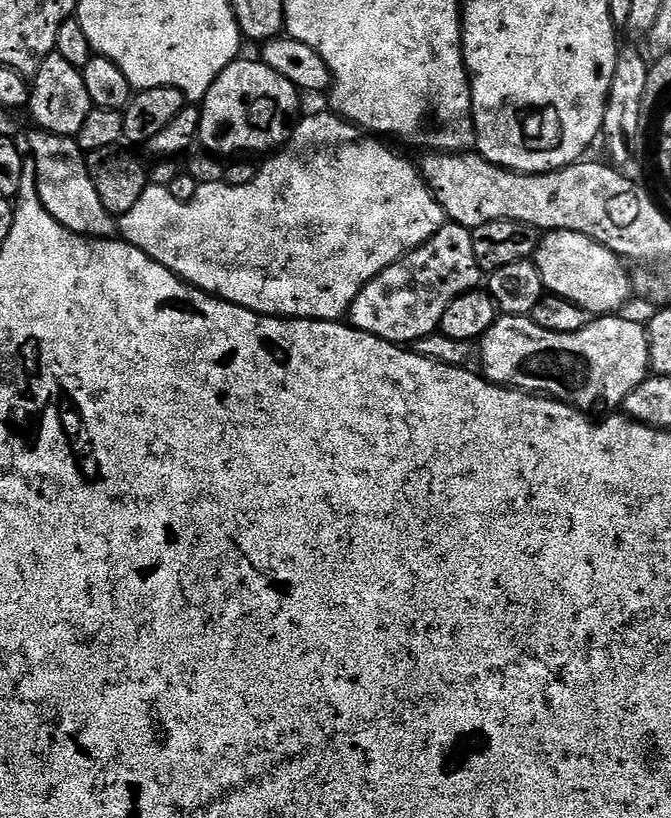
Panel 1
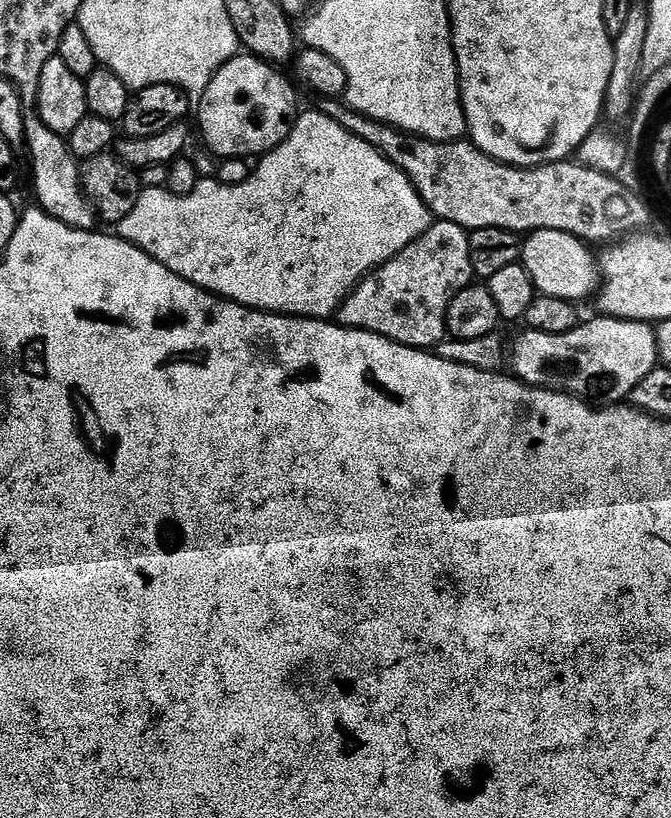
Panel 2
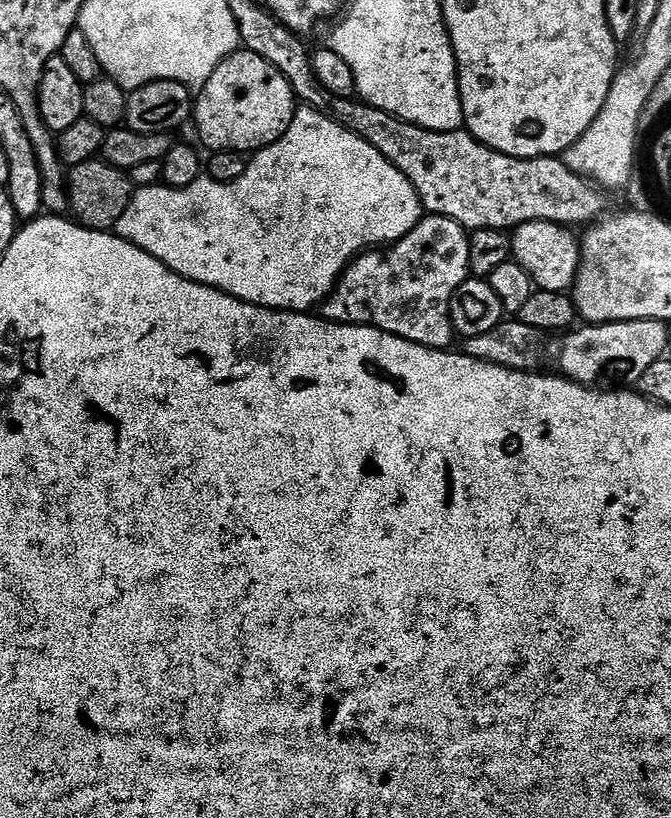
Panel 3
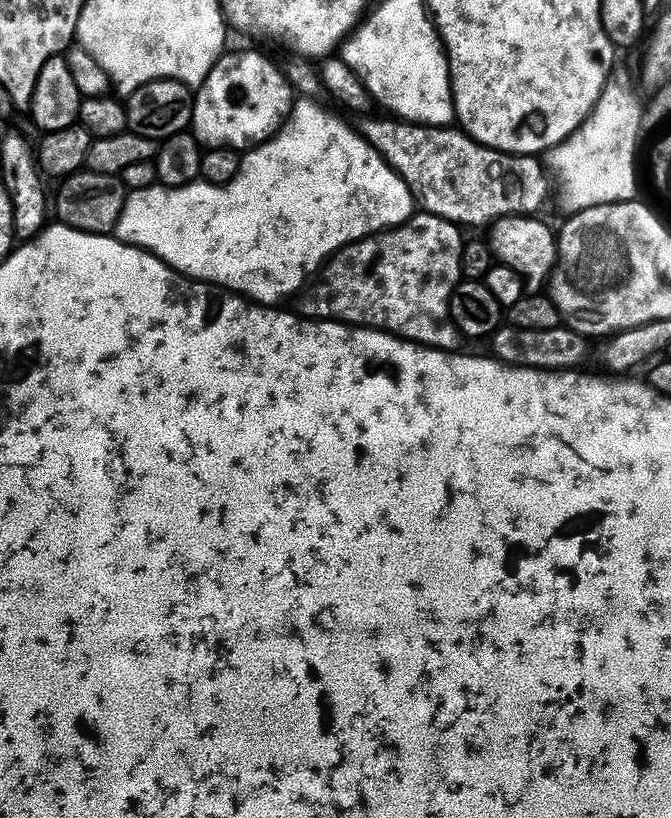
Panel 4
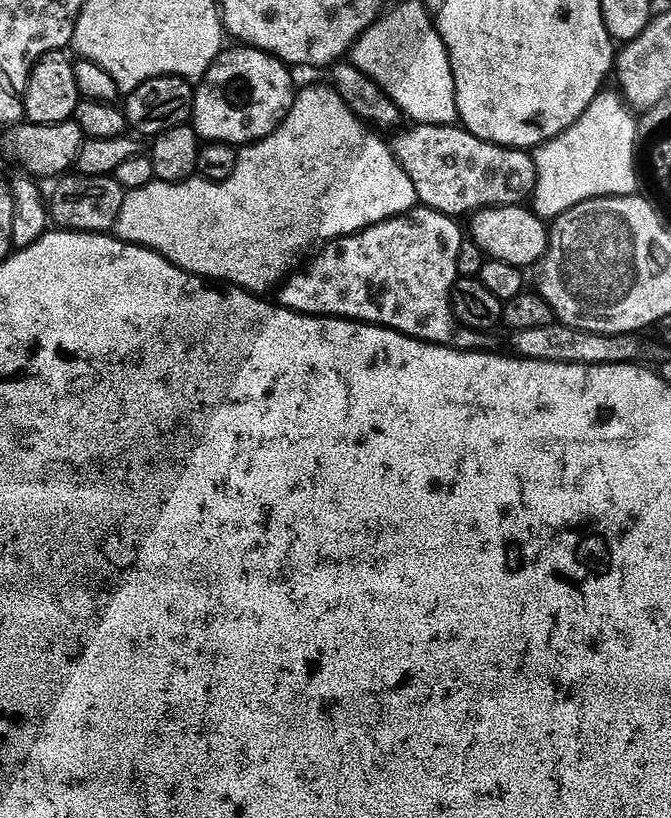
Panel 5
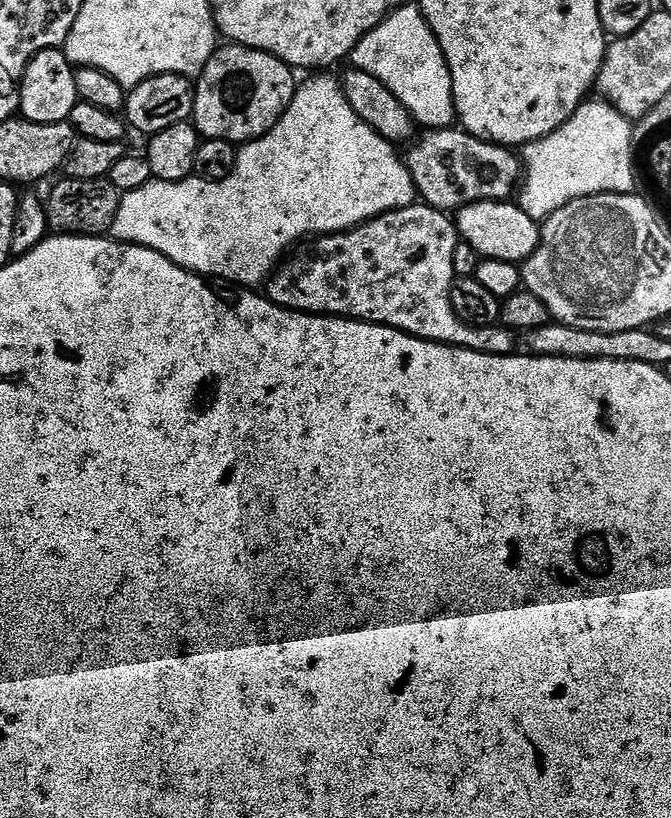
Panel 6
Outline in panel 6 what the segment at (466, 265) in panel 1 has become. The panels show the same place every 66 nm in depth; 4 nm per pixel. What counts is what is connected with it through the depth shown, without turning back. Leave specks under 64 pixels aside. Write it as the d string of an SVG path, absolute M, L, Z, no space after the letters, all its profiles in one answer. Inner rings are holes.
M417 202L409 208L395 208L393 212L384 212L347 232L334 232L331 236L319 237L315 241L316 253L313 256L310 249L301 247L295 254L287 257L279 271L268 277L266 295L273 304L290 308L294 312L363 320L365 324L384 324L387 328L416 336L419 340L470 348L473 352L485 352L491 356L513 355L514 336L507 328L472 328L462 323L454 314L454 306L450 302L453 277L440 276L440 260L451 262L457 243L455 223L440 209Z

